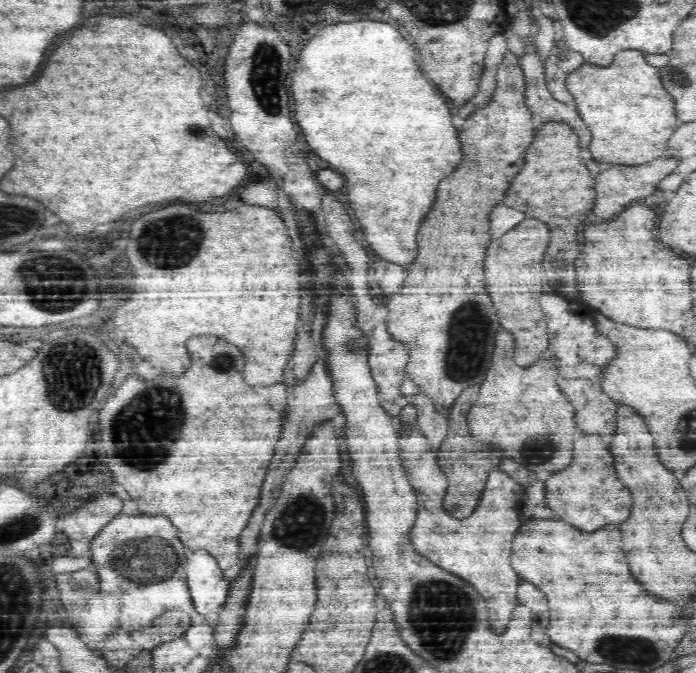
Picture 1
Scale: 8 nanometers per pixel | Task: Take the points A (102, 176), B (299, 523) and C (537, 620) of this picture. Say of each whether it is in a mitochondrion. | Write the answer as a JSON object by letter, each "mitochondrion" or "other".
{"A":"other","B":"mitochondrion","C":"other"}

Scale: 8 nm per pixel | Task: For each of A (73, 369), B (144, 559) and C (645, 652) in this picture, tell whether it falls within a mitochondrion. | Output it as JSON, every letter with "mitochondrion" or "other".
{"A":"mitochondrion","B":"mitochondrion","C":"mitochondrion"}

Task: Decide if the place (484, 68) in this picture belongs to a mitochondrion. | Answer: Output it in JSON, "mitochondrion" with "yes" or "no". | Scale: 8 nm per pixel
{"mitochondrion":"no"}

